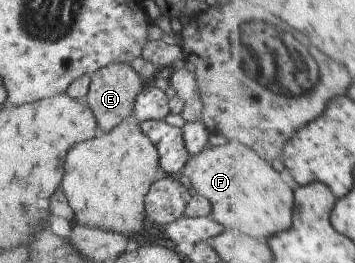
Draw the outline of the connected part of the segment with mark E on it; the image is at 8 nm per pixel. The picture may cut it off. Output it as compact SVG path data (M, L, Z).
M109 63L103 69L91 73L89 86L84 98L84 105L91 111L95 117L96 126L99 131L111 131L117 123L123 119L133 120L132 106L135 95L141 91L143 84L137 71L133 71L131 63Z

